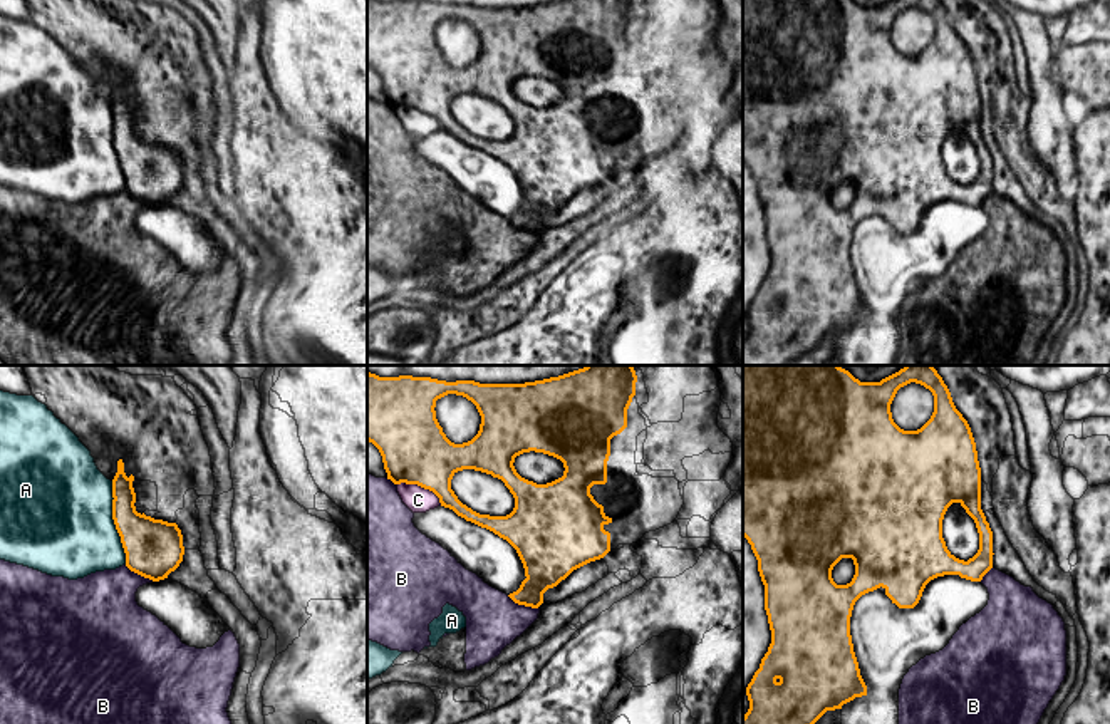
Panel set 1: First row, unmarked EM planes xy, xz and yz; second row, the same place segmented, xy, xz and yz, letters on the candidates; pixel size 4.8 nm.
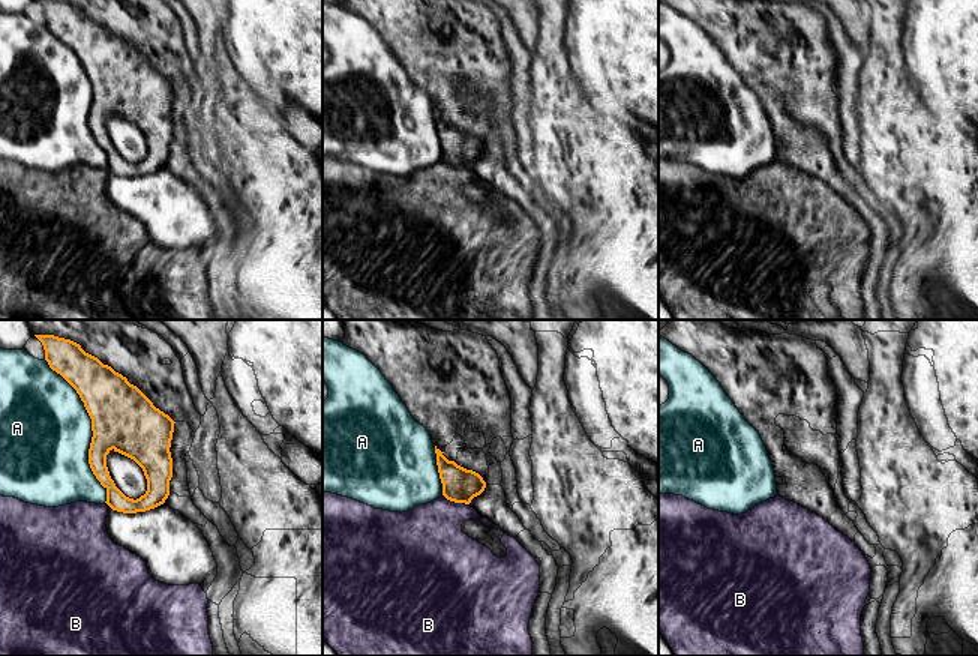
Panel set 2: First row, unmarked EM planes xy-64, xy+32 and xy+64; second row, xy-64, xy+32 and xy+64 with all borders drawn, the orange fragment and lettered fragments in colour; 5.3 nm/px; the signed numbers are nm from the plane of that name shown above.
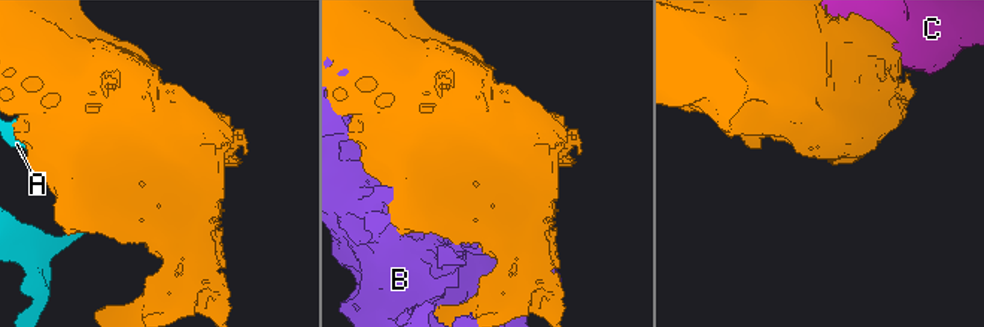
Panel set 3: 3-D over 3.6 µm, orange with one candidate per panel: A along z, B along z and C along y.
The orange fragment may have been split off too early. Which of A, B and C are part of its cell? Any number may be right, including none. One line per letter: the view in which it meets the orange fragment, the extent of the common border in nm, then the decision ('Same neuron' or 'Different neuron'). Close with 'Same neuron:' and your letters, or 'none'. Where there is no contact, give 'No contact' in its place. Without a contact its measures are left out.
A: Touches orange in xy. Shared border 400 nm. Different neuron
B: Touches orange in xz. Shared border 170 nm. Different neuron
C: Touches orange in xz. Shared border 240 nm. Different neuron
Same neuron: none

